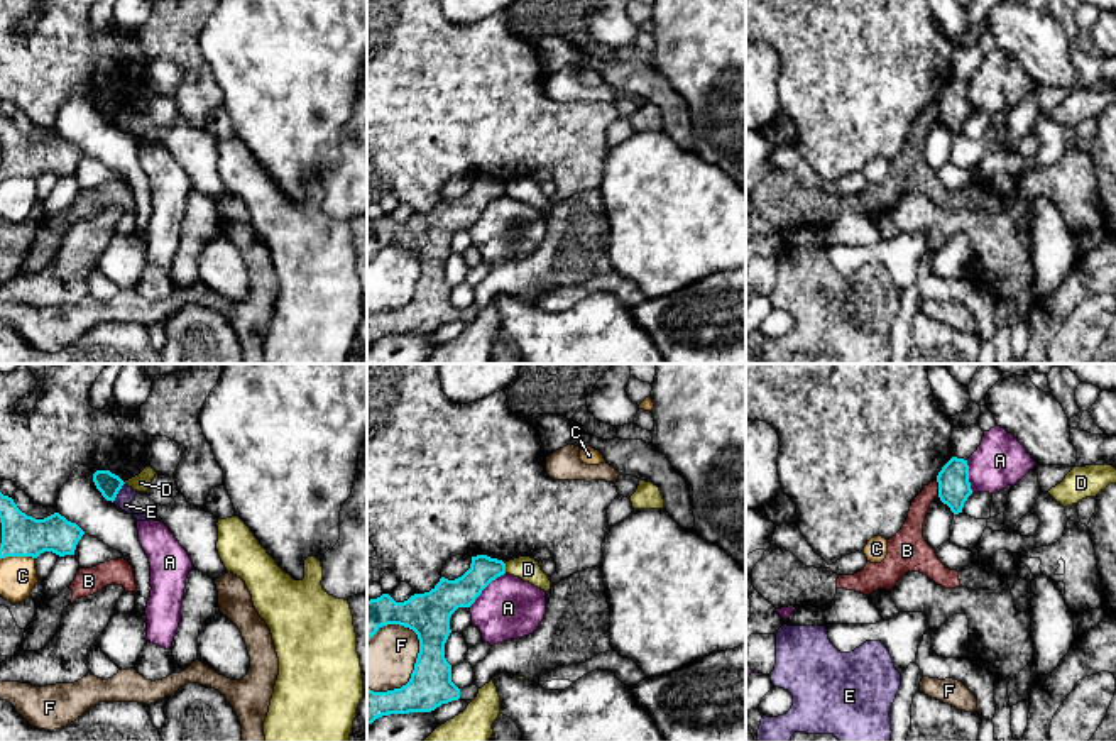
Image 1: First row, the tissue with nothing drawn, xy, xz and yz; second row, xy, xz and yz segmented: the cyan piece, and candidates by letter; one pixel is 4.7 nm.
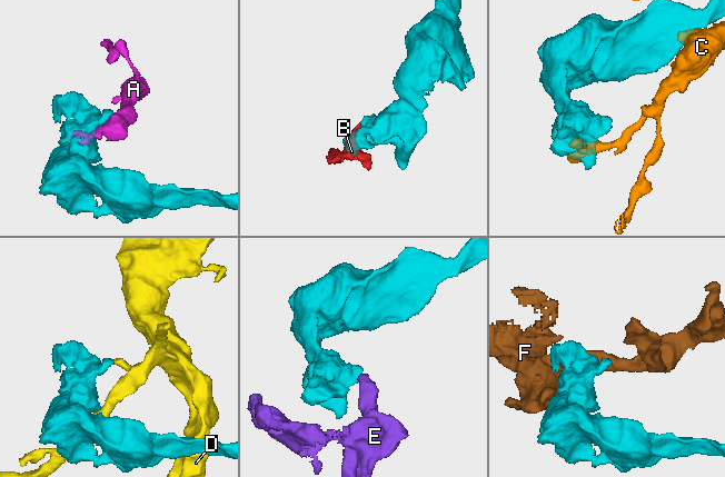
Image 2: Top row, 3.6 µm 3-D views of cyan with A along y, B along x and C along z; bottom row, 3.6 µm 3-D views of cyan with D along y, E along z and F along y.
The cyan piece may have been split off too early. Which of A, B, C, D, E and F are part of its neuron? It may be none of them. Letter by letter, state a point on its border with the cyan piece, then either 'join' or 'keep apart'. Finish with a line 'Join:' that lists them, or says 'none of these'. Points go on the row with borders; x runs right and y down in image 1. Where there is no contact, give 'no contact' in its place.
A: xz (486, 586) | keep apart
B: yz (939, 489) | keep apart
C: xy (17, 555) | keep apart
D: xz (504, 569) | keep apart
E: xy (117, 493) | keep apart
F: xz (411, 675) | keep apart
Join: none of these

